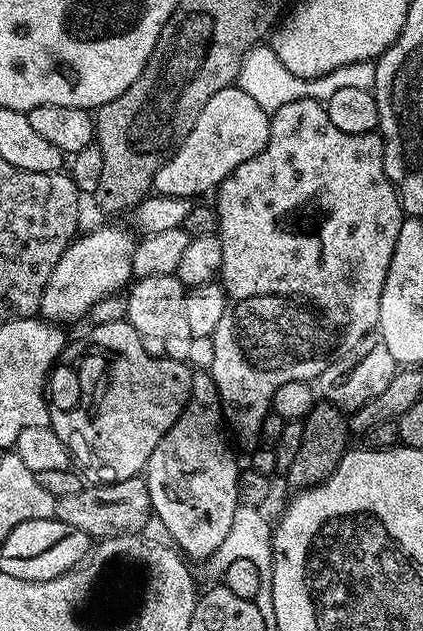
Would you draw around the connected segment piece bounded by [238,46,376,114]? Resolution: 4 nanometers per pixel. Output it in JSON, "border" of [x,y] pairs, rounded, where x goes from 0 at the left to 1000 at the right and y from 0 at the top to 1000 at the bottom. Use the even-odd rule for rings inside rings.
{"border":[[[600,73],[577,87],[563,122],[563,138],[582,143],[582,149],[591,149],[591,155],[600,155],[600,162],[610,162],[610,168],[619,168],[619,174],[629,174],[638,181],[655,177],[667,168],[676,168],[676,162],[695,162],[714,155],[773,162],[780,149],[811,143],[816,136],[837,136],[846,143],[879,146],[889,136],[887,100],[875,95],[849,95],[835,101],[818,101],[787,114],[775,114],[766,120],[745,120],[738,127],[726,127],[686,117],[686,111],[676,111],[676,105],[667,105],[667,98],[657,98],[657,86],[648,86],[643,74]]]}

